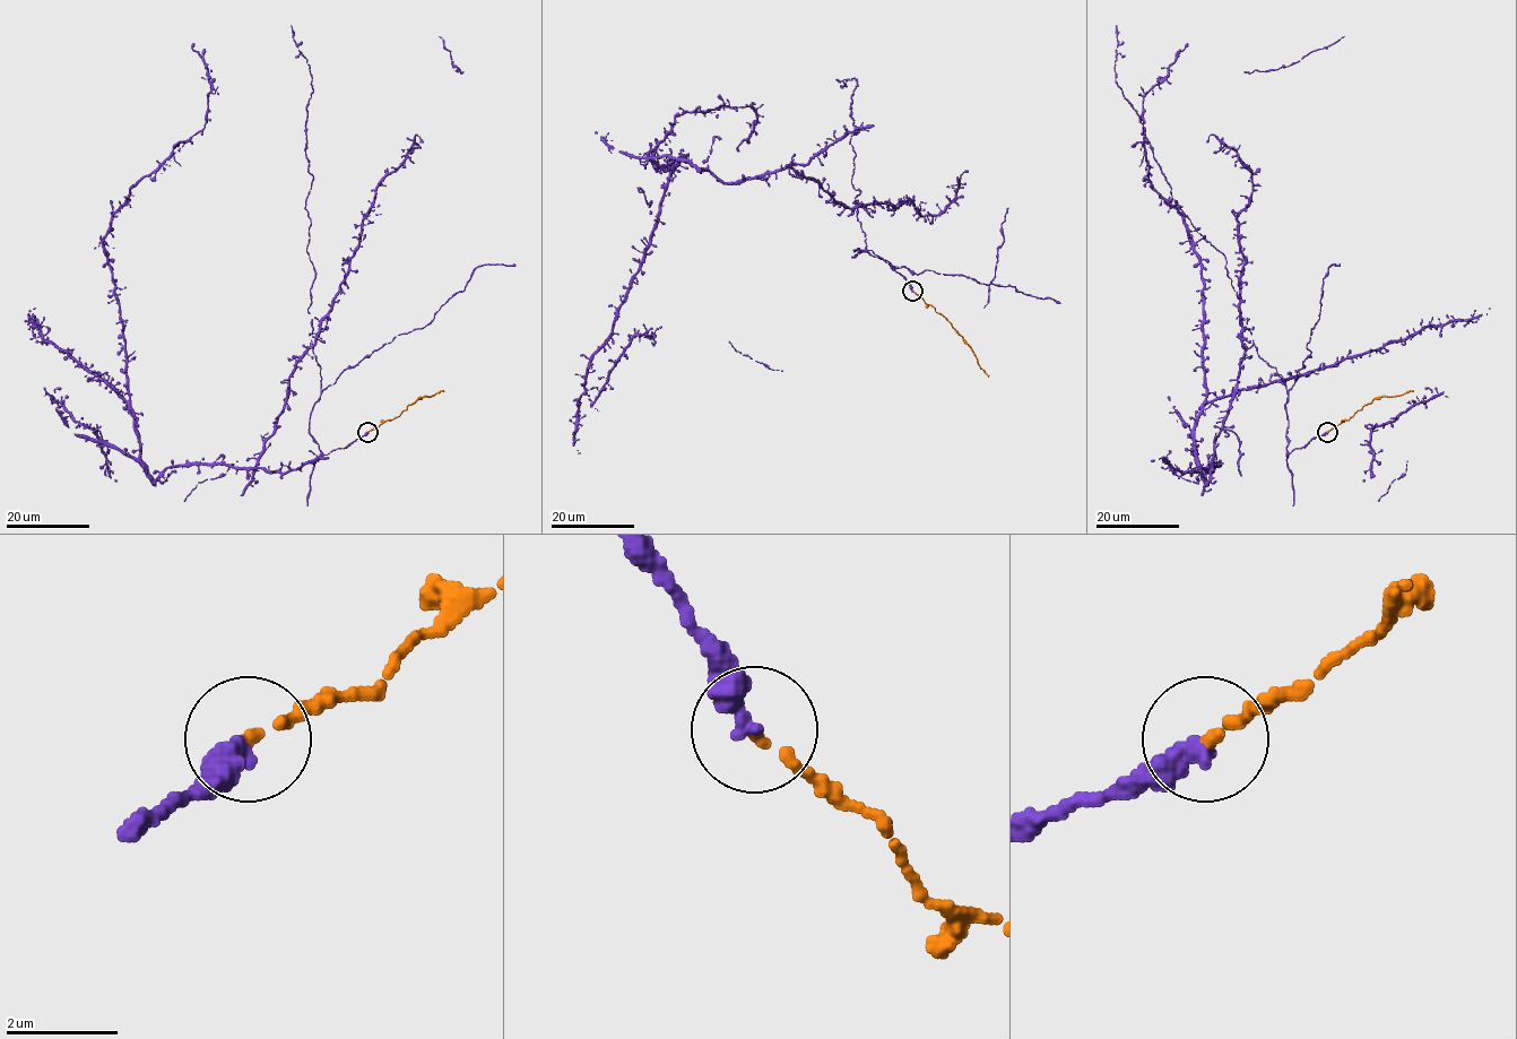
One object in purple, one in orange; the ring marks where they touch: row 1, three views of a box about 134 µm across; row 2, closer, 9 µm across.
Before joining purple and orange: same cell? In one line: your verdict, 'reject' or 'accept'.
accept

